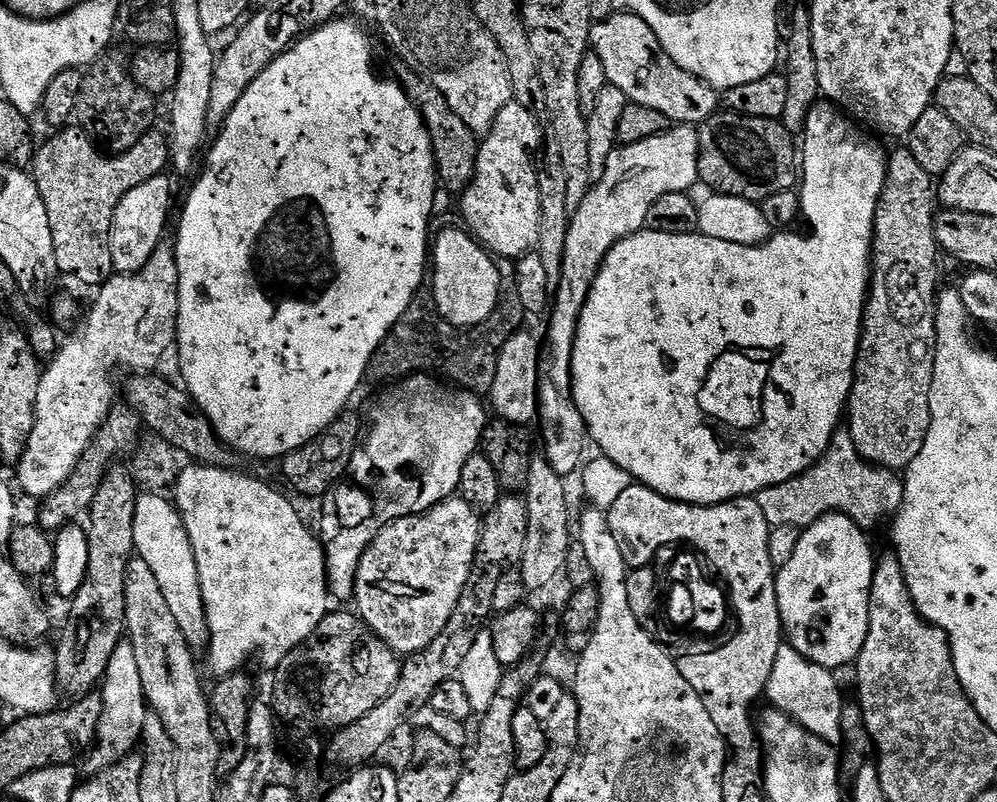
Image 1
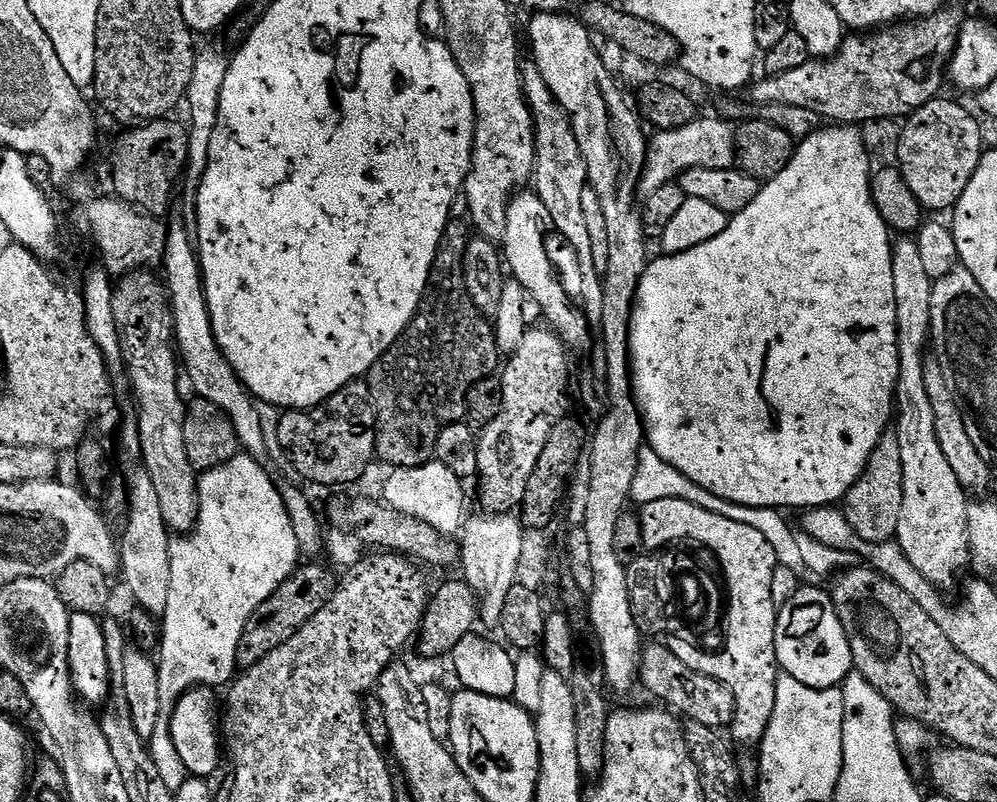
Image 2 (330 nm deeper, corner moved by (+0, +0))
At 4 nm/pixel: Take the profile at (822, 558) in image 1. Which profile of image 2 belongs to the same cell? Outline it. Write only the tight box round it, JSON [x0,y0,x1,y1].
[776,586,853,688]

